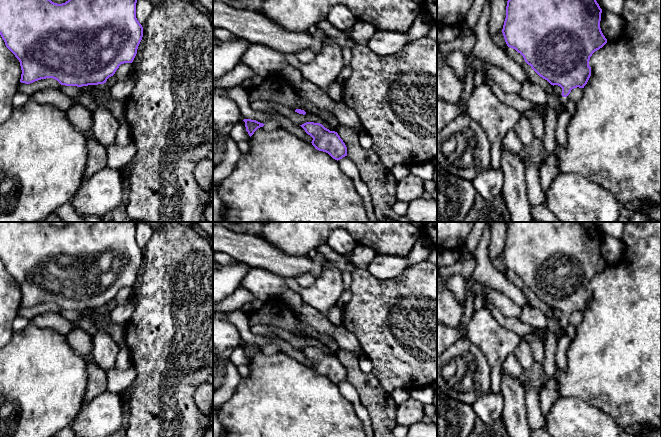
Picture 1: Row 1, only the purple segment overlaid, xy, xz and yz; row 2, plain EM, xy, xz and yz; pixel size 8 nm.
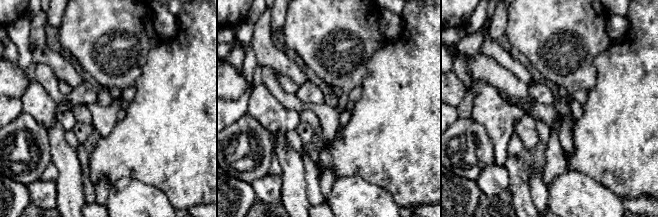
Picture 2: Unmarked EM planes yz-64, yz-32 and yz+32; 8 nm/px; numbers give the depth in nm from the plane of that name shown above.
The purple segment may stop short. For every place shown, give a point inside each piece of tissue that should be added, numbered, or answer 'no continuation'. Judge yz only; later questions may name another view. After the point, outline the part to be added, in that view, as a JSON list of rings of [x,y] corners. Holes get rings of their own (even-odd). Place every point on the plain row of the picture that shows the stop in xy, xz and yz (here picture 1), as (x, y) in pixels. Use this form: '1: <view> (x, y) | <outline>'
1: yz (564, 324) | [[[560,319],[559,323],[560,323],[561,329],[565,331],[568,325],[570,324],[570,319],[568,319],[567,321],[563,321],[562,319]]]

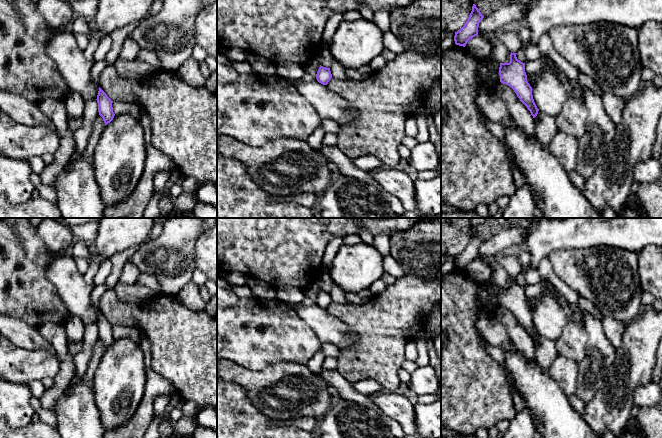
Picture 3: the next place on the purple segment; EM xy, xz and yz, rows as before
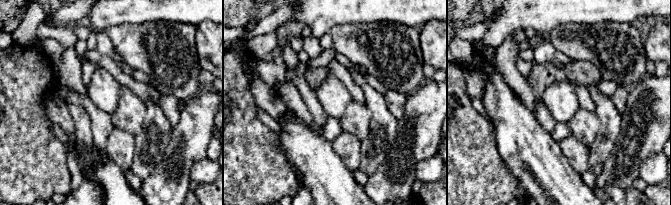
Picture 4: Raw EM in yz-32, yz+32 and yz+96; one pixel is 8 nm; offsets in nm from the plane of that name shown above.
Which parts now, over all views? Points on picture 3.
no continuation

